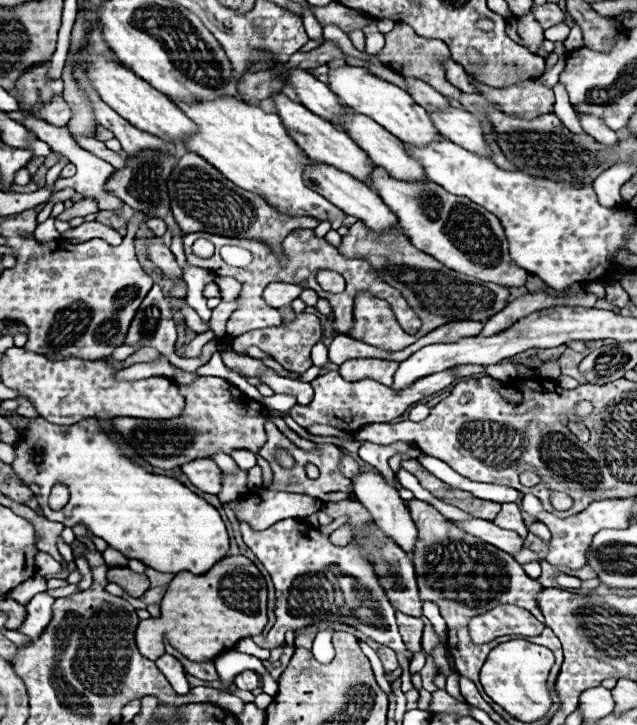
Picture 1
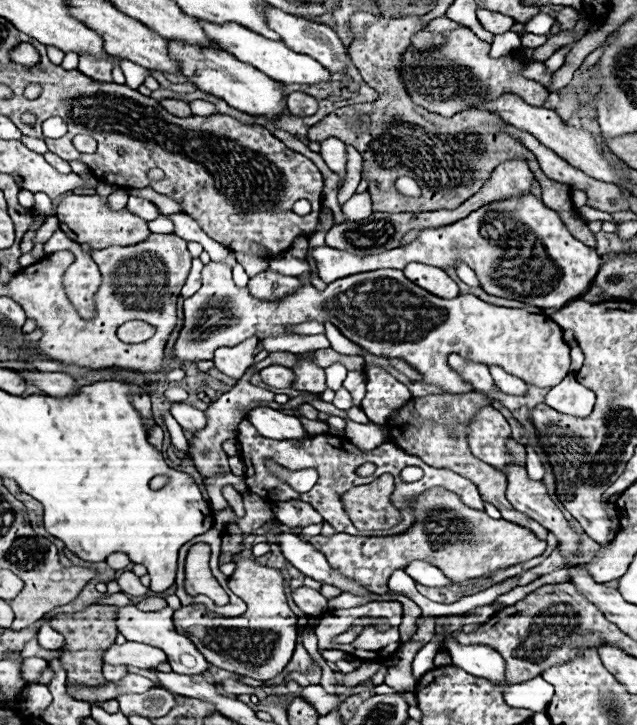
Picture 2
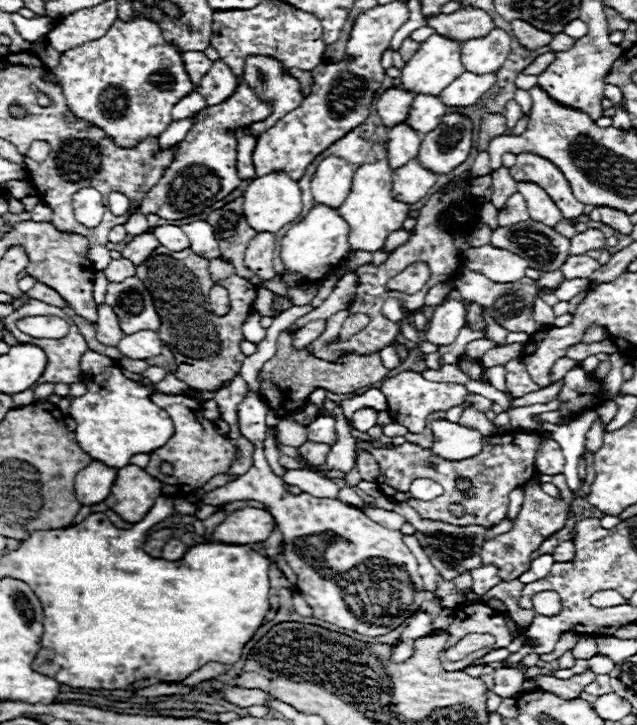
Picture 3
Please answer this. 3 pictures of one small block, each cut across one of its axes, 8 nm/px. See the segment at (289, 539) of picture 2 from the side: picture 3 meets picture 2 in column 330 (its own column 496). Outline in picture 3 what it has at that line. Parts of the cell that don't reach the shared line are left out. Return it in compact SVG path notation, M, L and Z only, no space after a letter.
M480 566L480 568L474 568L472 570L472 580L474 580L472 592L478 594L478 596L486 594L490 588L494 588L498 582L502 582L500 576L498 576L498 568L496 566Z

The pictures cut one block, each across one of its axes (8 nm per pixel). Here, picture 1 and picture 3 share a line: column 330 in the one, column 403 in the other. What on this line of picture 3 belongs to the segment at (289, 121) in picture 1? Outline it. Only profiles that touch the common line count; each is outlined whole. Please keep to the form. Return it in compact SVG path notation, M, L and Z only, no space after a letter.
M398 124L388 130L388 140L386 140L386 158L392 170L404 166L406 162L414 160L420 148L422 136L414 132L406 124Z

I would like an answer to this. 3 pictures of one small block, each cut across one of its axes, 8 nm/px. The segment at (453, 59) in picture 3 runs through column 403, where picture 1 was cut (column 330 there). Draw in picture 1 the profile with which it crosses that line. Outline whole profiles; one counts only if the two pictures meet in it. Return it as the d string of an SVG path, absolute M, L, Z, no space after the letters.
M342 66L338 70L330 70L330 88L334 94L338 94L338 98L344 106L350 106L358 114L370 116L374 122L384 126L390 134L394 134L396 138L400 138L406 144L428 146L440 138L440 132L434 126L430 114L422 106L418 106L408 92L404 92L402 88L398 88L386 80L380 80L378 76L368 74L364 68Z

